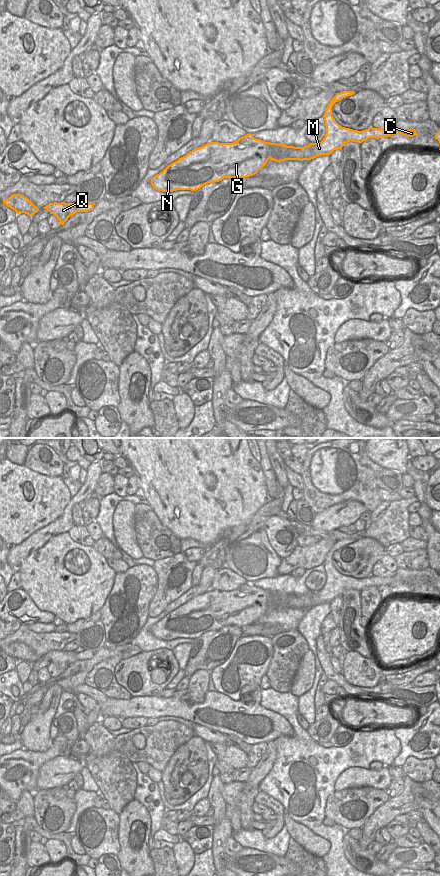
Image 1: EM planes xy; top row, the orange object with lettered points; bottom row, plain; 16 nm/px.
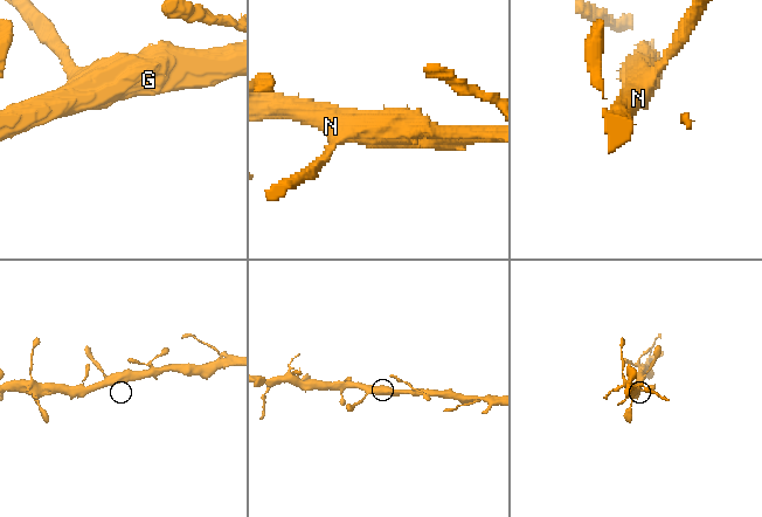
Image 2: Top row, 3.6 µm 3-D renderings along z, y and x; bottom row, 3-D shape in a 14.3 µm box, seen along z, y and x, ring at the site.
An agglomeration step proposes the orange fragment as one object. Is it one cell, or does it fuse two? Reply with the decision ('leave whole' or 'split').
leave whole

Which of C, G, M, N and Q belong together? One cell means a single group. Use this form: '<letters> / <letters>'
C G M N Q

